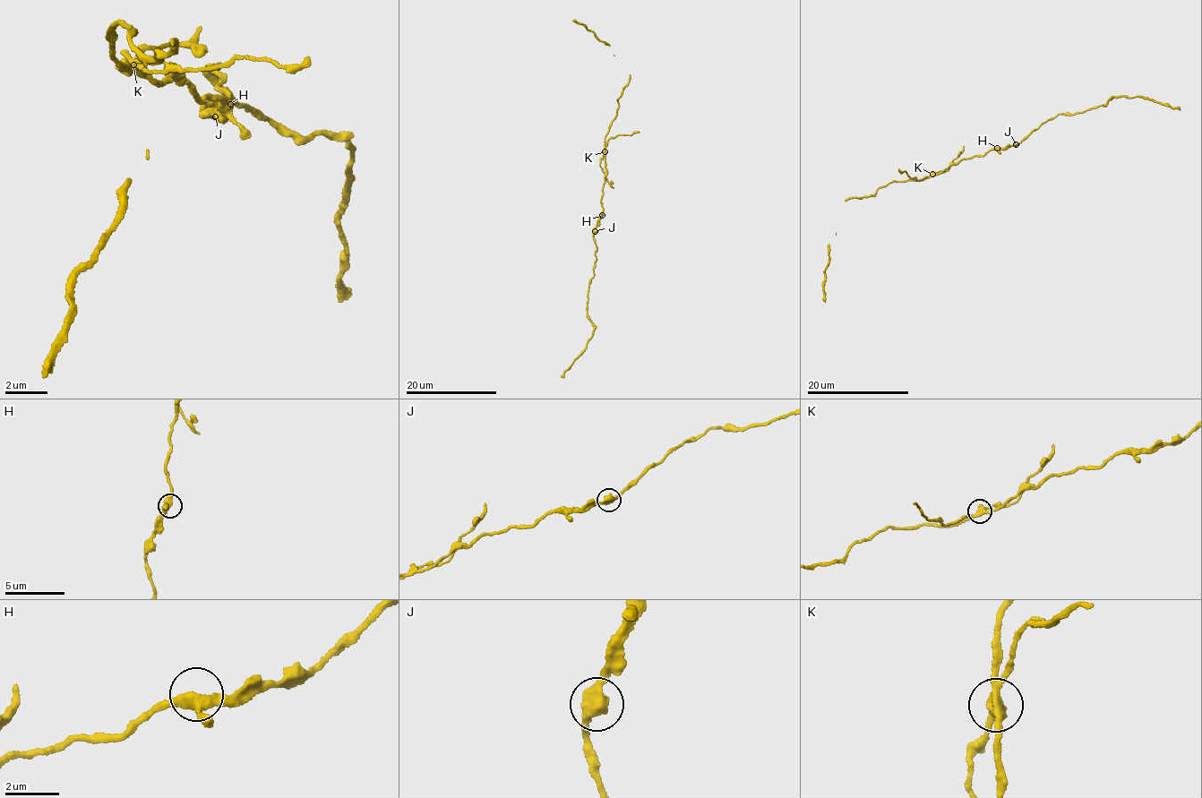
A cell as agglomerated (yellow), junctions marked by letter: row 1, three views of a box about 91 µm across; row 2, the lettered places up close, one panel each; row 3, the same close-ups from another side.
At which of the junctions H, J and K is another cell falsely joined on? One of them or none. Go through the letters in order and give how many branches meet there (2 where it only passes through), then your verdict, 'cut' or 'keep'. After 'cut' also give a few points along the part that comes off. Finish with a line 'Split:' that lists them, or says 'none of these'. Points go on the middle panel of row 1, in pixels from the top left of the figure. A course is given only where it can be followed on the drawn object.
H: 3 branches meet; keep
J: 2 branches meet; keep
K: 3 branches meet; cut; foreign part runs (604, 152), (610, 138), (639, 132)
Split: K

